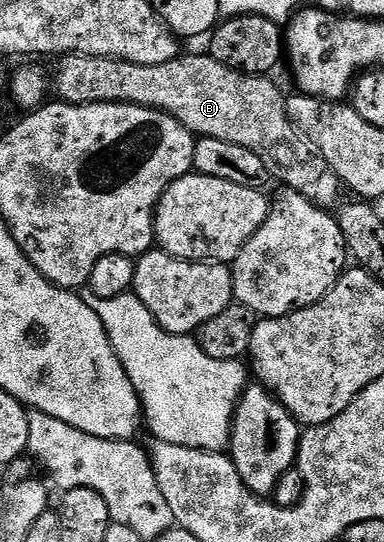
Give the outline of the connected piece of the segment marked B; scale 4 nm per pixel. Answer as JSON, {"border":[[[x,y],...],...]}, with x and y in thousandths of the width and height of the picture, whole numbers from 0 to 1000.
{"border":[[[539,98],[490,100],[456,107],[443,118],[372,122],[346,114],[320,114],[305,107],[247,107],[182,100],[154,109],[156,124],[141,137],[141,166],[154,186],[180,188],[188,196],[242,196],[258,188],[297,188],[315,196],[378,196],[383,203],[422,203],[453,221],[464,221],[505,251],[589,258],[599,266],[620,266],[630,273],[651,273],[672,288],[682,288],[682,303],[708,321],[711,330],[732,345],[797,362],[823,380],[862,382],[862,373],[891,352],[885,327],[849,303],[849,288],[818,273],[810,258],[792,249],[755,221],[745,173],[737,173],[698,140],[633,137],[625,129],[589,125],[568,111]]]}

